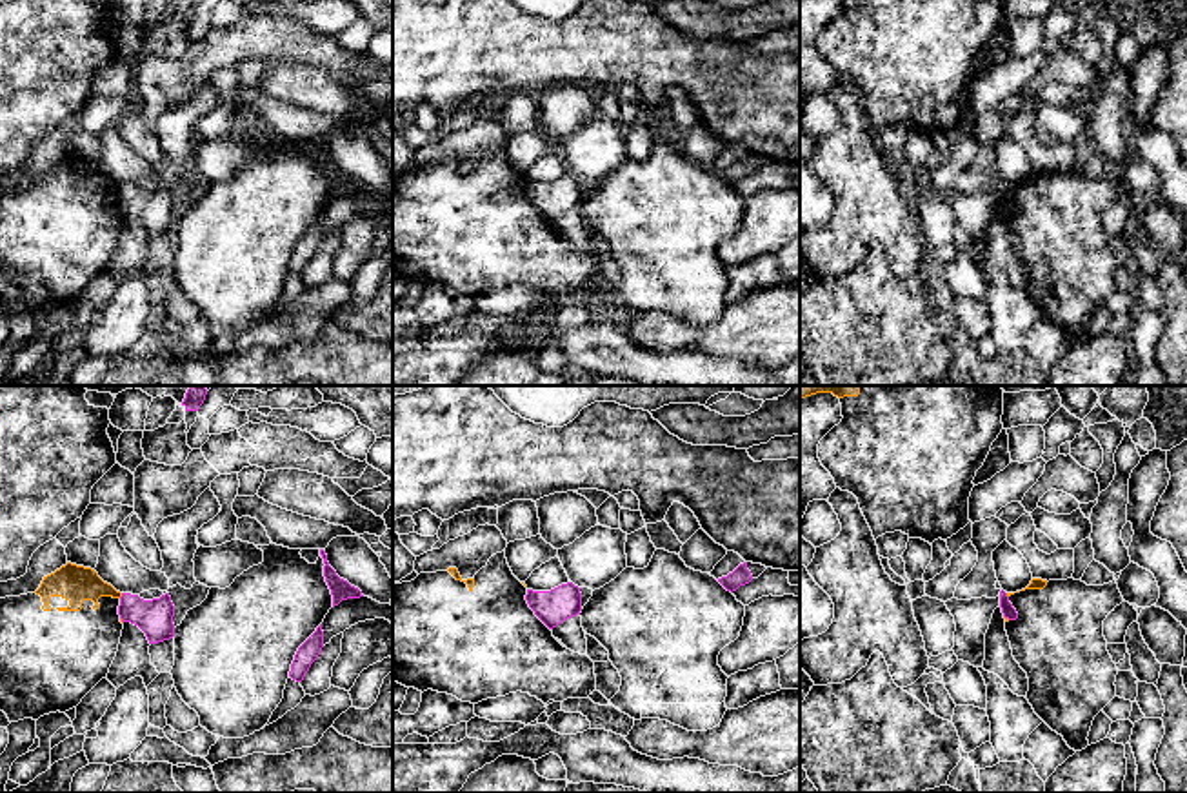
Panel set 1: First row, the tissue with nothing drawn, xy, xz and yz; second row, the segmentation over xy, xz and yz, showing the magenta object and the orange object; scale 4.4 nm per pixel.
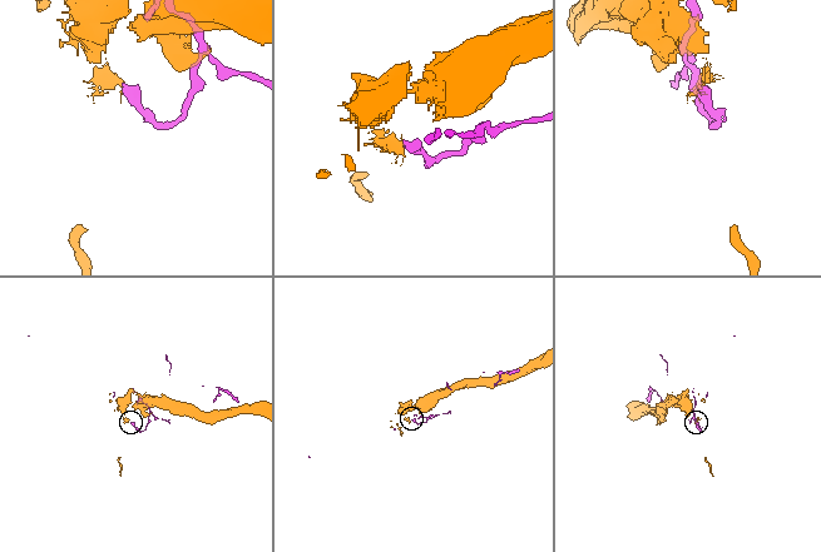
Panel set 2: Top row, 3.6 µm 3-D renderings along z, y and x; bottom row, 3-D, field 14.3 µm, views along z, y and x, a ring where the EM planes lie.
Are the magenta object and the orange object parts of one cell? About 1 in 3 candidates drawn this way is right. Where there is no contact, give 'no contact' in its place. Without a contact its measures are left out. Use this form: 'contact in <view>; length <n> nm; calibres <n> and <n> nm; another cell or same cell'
contact in xy; length 30 nm; calibres 160 and 160 nm; another cell

